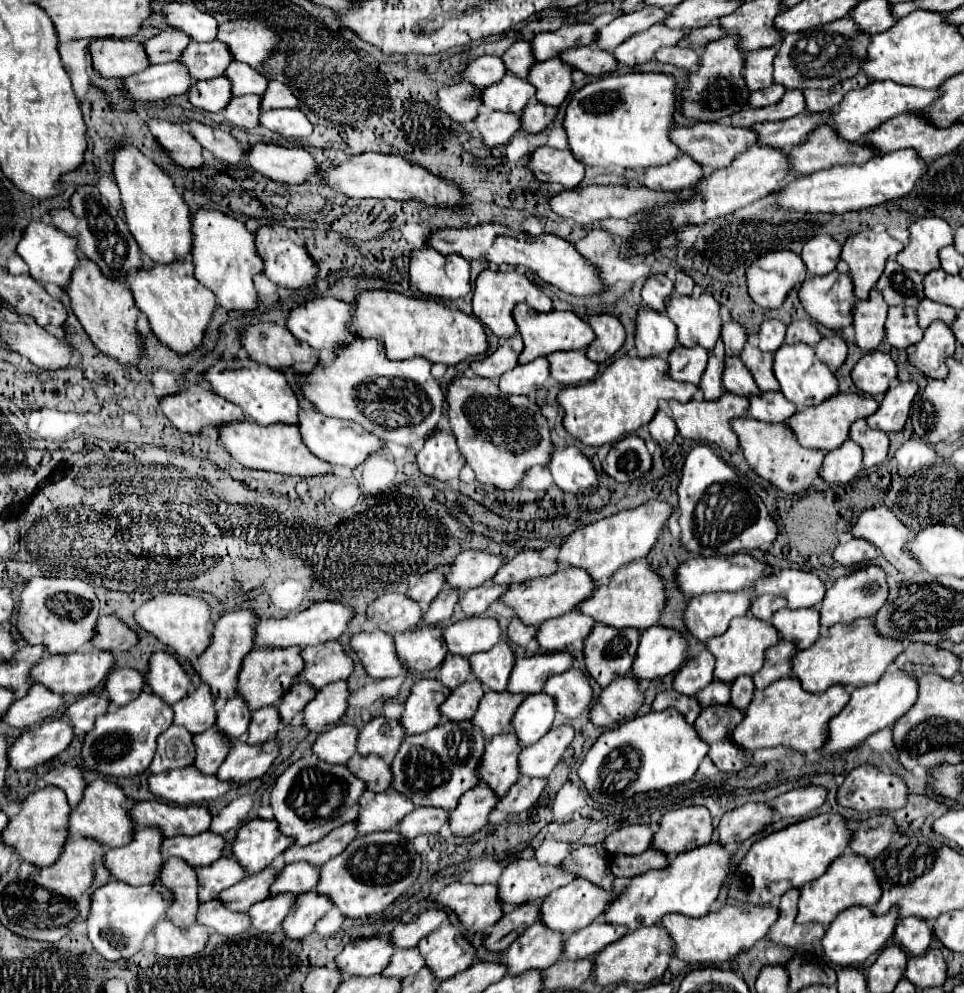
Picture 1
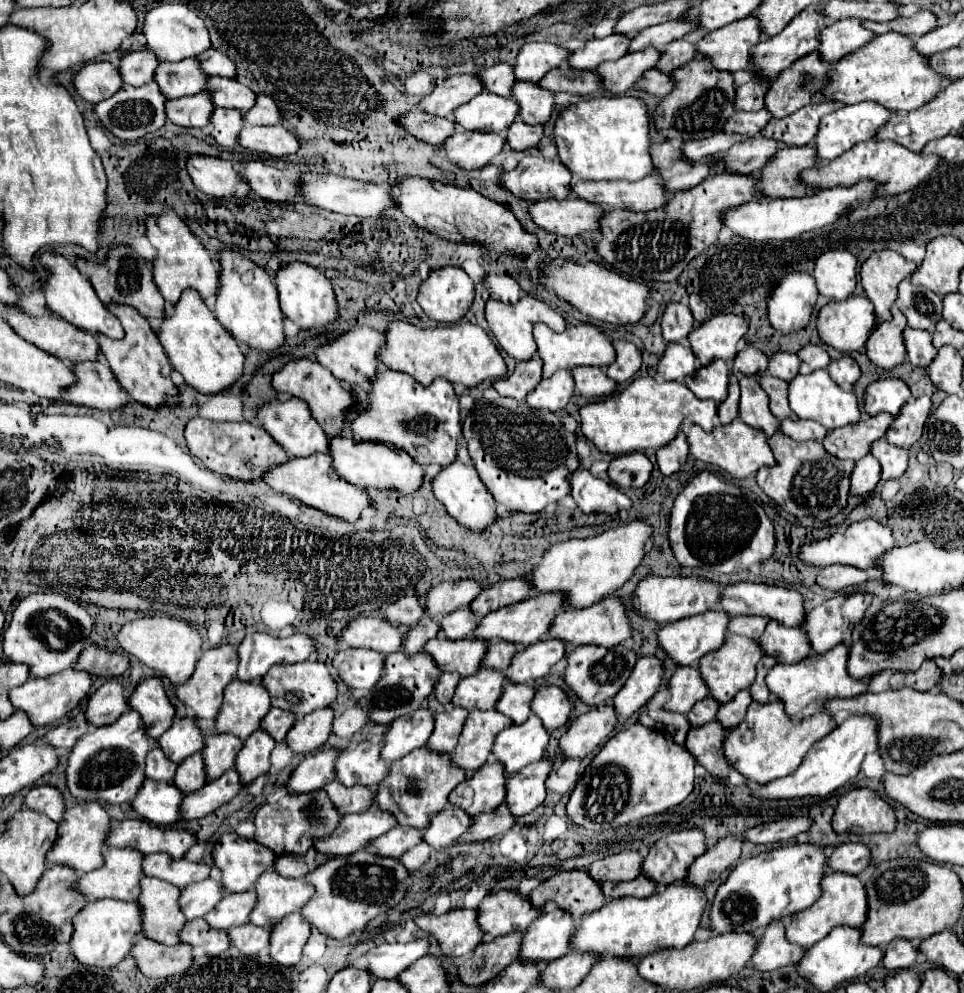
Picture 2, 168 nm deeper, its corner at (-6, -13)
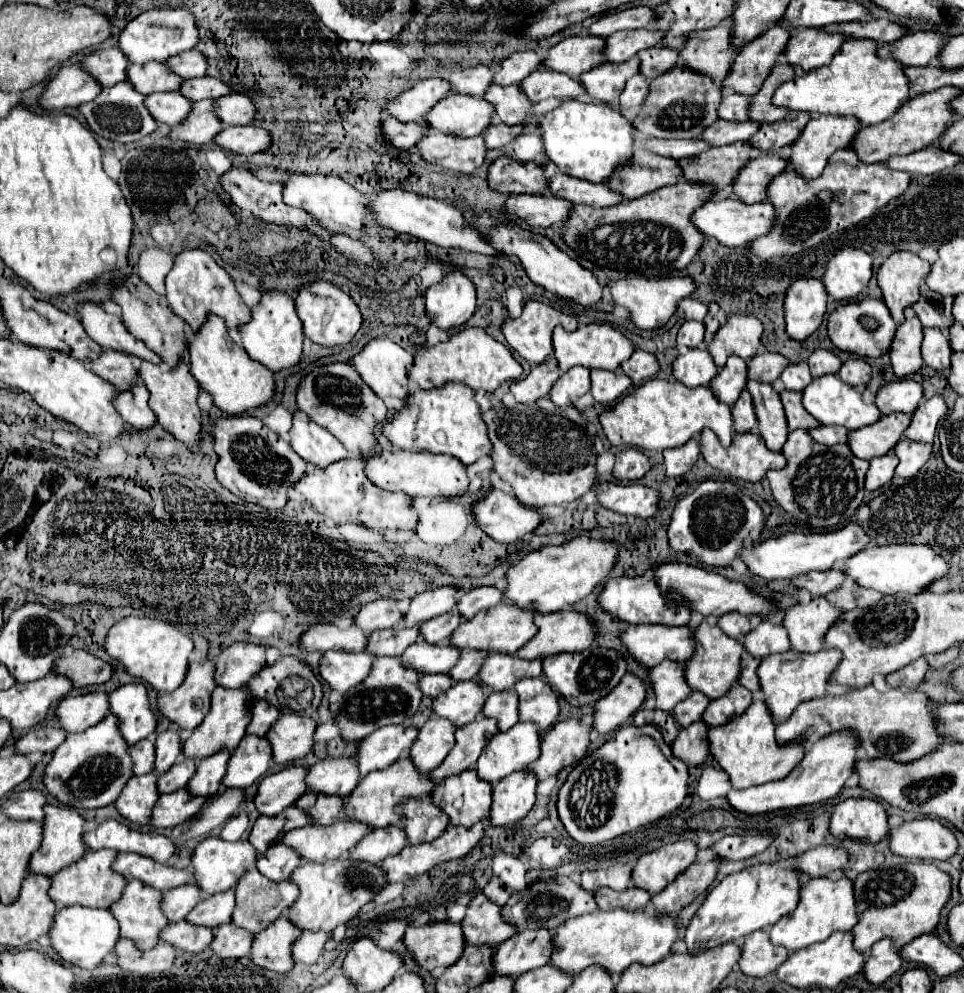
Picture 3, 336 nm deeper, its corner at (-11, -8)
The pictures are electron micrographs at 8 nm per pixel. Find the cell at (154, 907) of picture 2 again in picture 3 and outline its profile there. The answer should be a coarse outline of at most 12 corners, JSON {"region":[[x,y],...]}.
{"region":[[128,881],[110,907],[120,935],[140,951],[160,941],[168,925],[160,891]]}

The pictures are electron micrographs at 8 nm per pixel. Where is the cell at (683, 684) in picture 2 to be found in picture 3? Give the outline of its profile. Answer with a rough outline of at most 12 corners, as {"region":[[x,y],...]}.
{"region":[[664,661],[648,669],[656,709],[672,711],[692,689],[684,665]]}

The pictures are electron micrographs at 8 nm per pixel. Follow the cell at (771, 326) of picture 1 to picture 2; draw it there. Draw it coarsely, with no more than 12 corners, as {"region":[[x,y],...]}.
{"region":[[777,352],[769,358],[771,376],[793,380],[799,372],[799,358],[791,352]]}

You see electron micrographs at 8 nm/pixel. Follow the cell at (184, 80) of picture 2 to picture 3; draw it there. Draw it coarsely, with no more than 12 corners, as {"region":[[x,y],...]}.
{"region":[[132,63],[126,81],[142,95],[178,91],[164,63]]}

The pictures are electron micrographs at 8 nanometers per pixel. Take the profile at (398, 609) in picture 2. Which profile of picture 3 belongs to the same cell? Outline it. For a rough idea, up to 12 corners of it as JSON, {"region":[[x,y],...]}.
{"region":[[394,599],[360,607],[354,625],[364,633],[390,629],[404,619]]}

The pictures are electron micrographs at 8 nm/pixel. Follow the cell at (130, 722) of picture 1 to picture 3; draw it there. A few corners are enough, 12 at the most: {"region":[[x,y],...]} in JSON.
{"region":[[114,715],[66,735],[44,787],[72,809],[112,805],[132,777]]}

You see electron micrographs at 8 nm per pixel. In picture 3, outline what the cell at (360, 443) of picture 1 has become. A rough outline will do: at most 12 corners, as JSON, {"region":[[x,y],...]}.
{"region":[[382,451],[366,459],[380,489],[412,497],[470,493],[450,455]]}

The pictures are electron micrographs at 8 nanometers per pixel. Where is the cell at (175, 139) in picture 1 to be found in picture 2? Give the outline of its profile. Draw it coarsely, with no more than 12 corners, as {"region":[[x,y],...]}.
{"region":[[191,154],[193,184],[215,198],[251,194],[233,162]]}

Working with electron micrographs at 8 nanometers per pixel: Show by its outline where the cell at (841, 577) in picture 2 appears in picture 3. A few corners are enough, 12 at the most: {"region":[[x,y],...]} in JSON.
{"region":[[810,571],[792,585],[822,597],[840,587],[842,571]]}

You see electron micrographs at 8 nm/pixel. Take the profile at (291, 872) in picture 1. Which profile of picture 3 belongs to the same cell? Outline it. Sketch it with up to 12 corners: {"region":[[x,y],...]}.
{"region":[[252,869],[236,883],[232,923],[258,933],[298,899],[290,881]]}

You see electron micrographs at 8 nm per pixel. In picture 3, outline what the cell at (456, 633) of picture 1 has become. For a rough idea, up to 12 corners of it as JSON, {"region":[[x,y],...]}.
{"region":[[418,639],[400,655],[404,667],[448,673],[460,649]]}

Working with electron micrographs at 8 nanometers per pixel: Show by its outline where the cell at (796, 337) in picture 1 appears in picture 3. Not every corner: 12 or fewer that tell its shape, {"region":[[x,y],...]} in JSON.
{"region":[[826,349],[810,355],[812,377],[838,373],[842,361]]}

